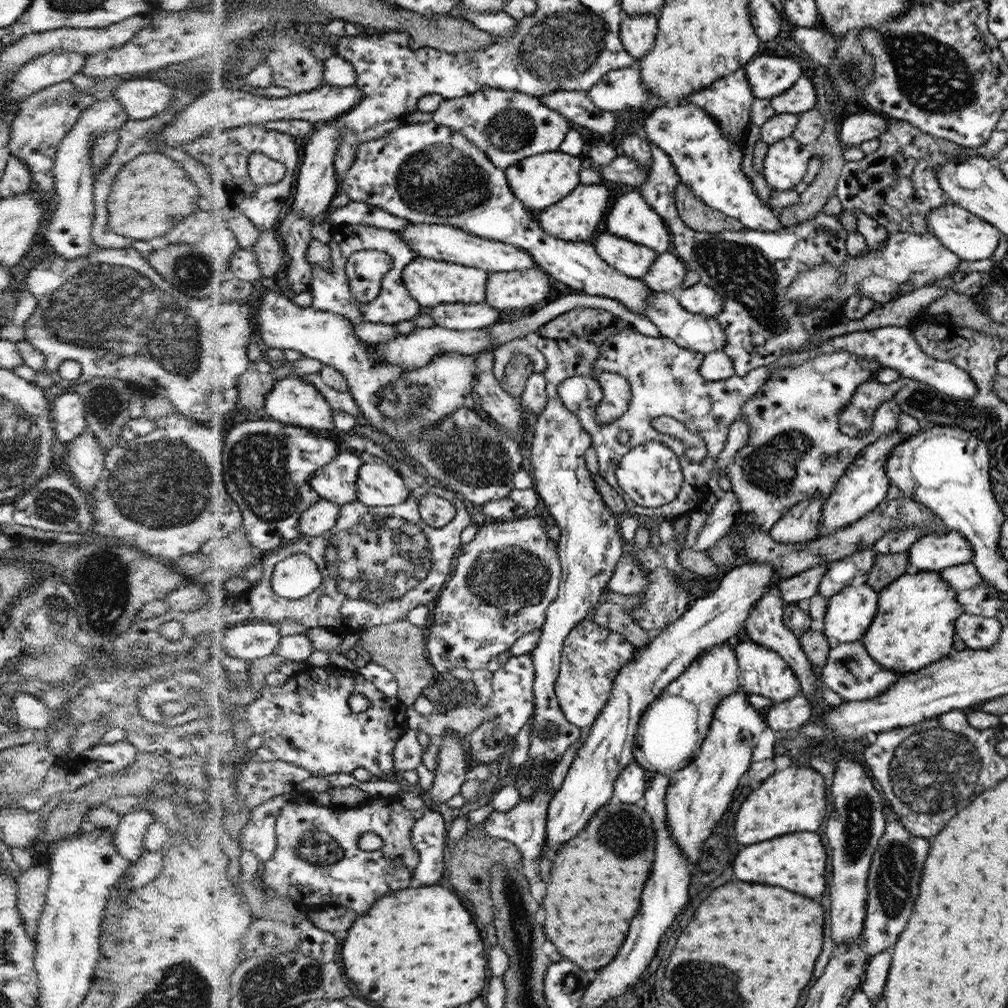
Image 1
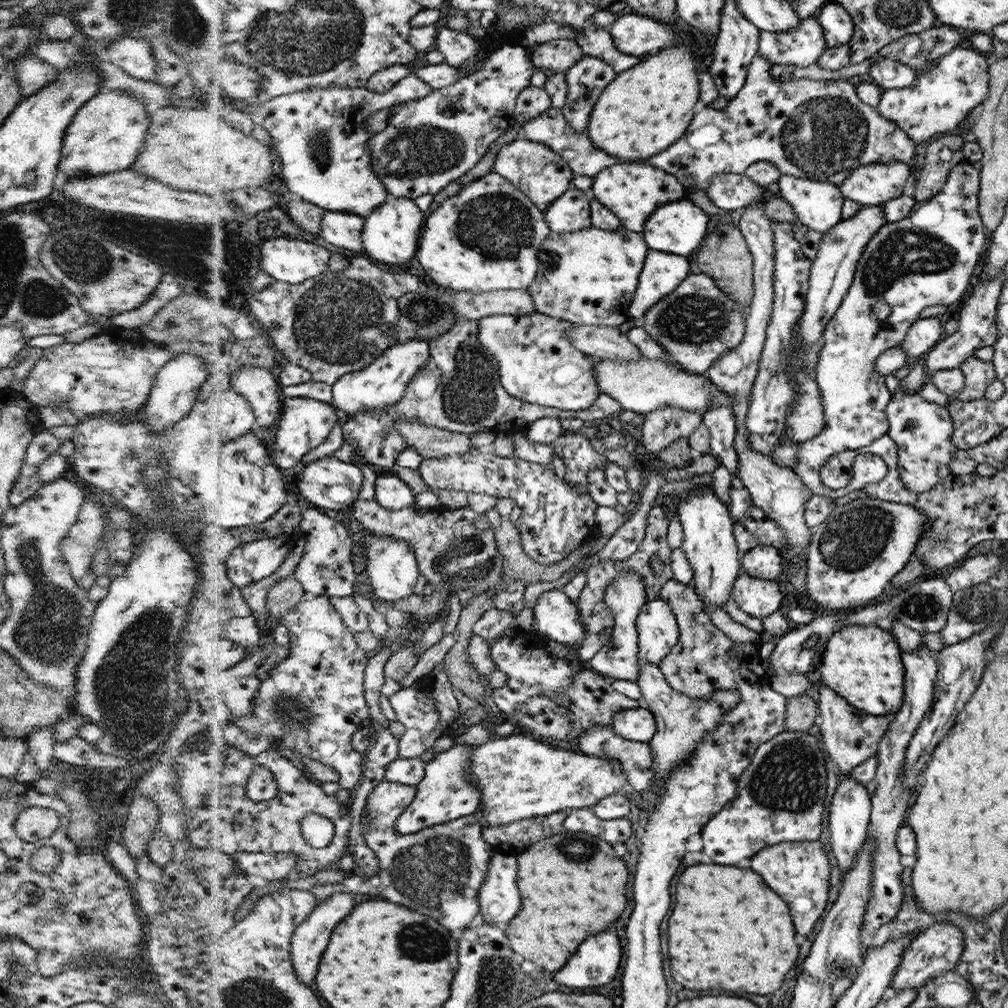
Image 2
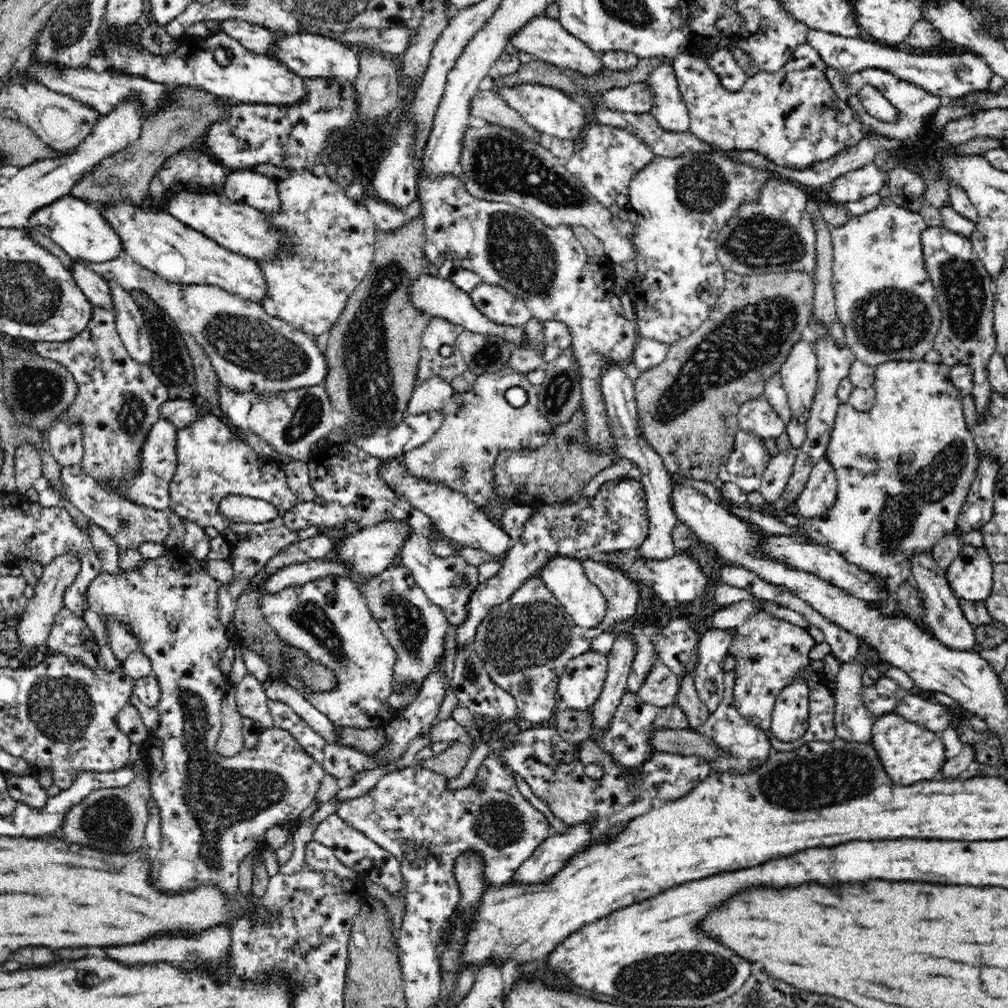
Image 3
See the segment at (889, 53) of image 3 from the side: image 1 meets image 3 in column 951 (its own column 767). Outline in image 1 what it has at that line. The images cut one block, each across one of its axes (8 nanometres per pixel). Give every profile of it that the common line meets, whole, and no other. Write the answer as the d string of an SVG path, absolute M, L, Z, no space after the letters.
M760 55L744 69L755 98L769 100L790 90L802 74L796 60L778 58L778 55Z

